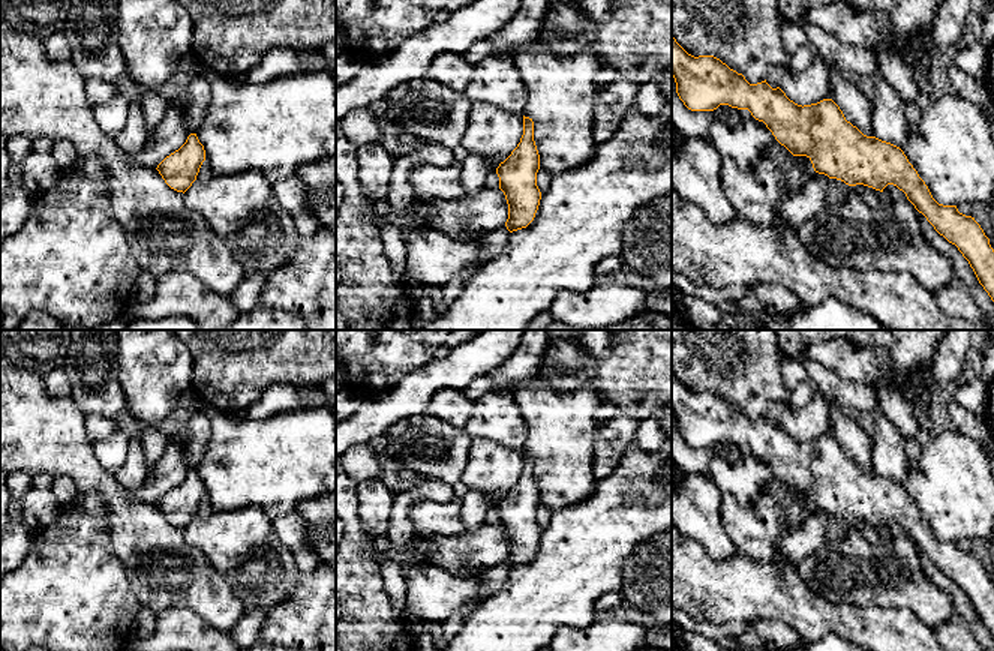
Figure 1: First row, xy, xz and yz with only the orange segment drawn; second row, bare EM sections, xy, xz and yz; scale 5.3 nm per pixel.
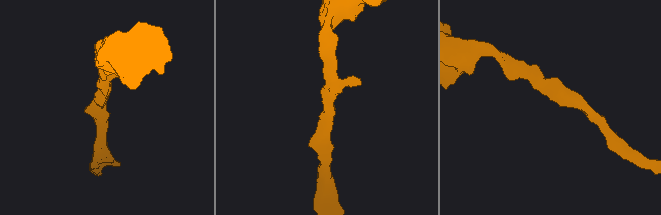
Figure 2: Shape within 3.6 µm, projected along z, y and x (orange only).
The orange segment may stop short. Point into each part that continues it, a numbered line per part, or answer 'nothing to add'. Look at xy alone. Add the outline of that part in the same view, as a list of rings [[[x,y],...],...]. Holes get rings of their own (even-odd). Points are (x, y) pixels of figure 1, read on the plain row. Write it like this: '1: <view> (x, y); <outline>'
nothing to add

